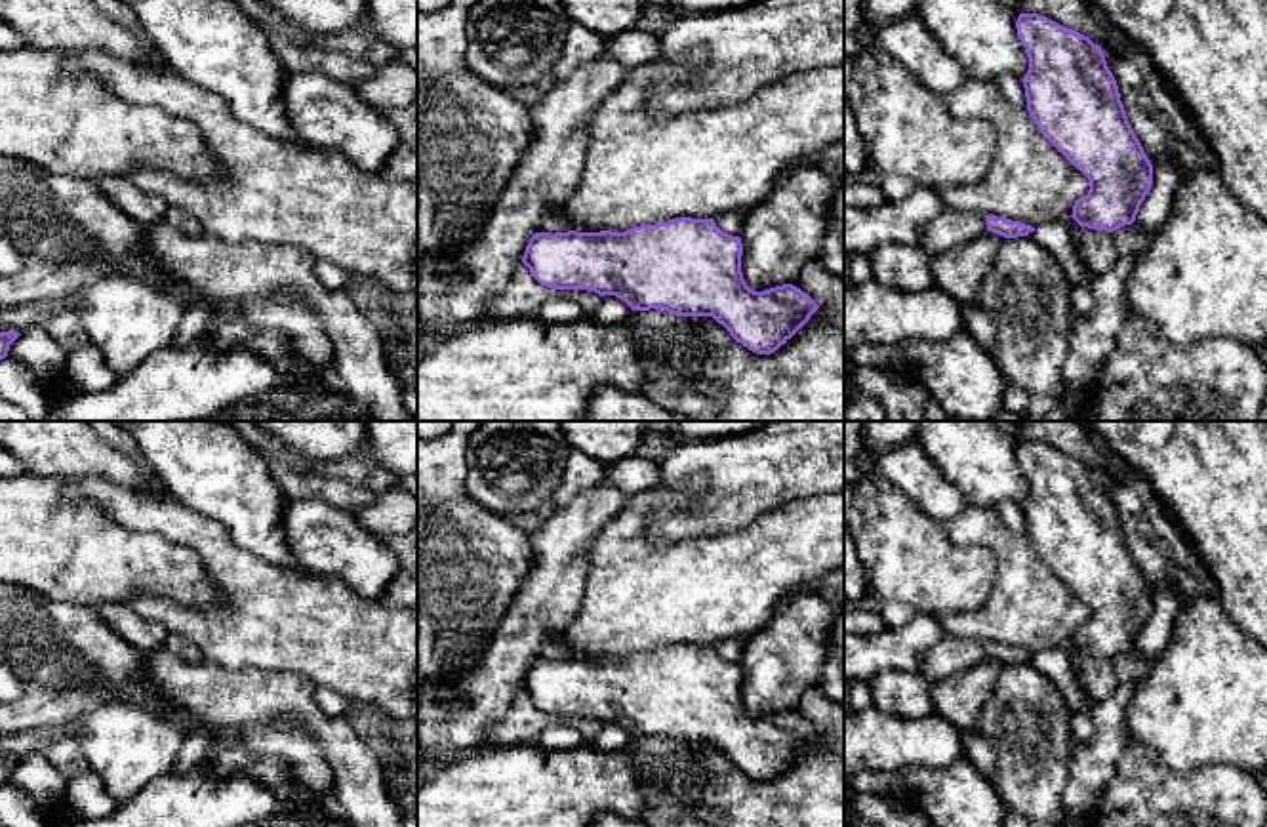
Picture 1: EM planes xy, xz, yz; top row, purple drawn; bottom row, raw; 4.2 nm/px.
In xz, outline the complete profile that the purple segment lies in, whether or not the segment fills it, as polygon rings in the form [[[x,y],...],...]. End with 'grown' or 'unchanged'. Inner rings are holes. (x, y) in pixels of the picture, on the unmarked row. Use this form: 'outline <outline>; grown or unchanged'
outline [[[680,644],[625,659],[535,659],[522,690],[547,715],[615,722],[633,737],[663,736],[676,743],[713,743],[749,777],[772,781],[810,747],[819,732],[793,711],[764,718],[751,716],[741,699],[741,682],[741,665],[722,659],[714,646]]]; unchanged

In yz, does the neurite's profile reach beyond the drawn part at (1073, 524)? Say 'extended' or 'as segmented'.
as segmented

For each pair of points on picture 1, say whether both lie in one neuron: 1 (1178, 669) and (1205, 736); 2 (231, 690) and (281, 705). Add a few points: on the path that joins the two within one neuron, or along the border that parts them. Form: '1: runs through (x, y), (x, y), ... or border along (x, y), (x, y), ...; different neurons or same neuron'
1: runs through (1195, 686), (1205, 696), (1205, 719); same neuron
2: runs through (242, 696), (269, 696); same neuron

